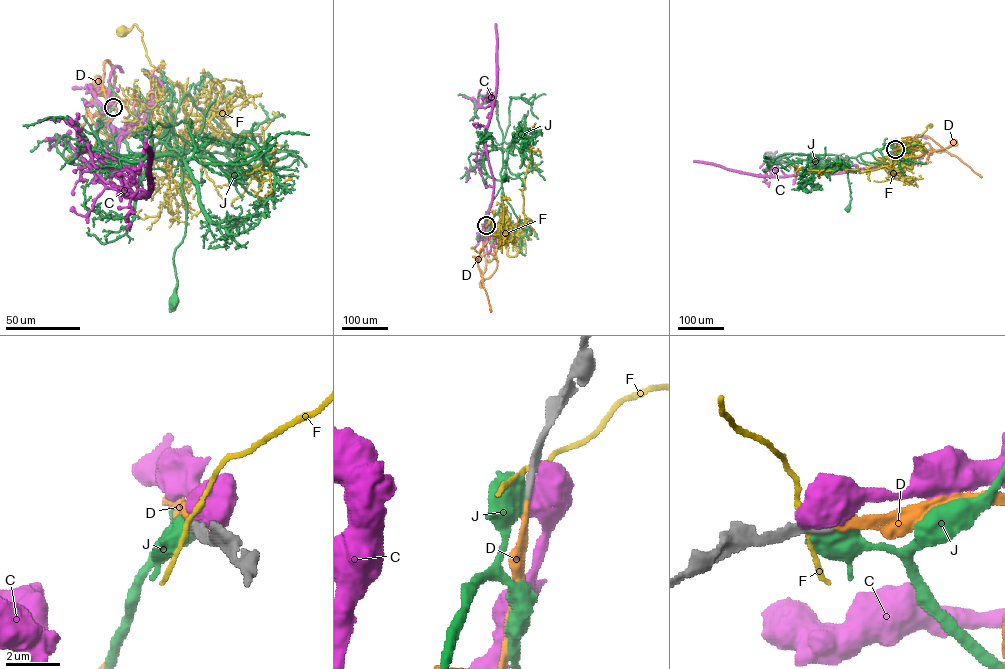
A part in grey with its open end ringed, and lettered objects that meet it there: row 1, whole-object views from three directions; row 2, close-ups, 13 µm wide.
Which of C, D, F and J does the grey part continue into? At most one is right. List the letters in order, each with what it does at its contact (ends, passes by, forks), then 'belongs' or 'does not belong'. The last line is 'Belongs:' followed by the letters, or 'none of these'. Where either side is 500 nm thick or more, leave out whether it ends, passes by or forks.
C: does not belong
D: it ends | belongs
F: it passes by | does not belong
J: does not belong
Belongs: D

